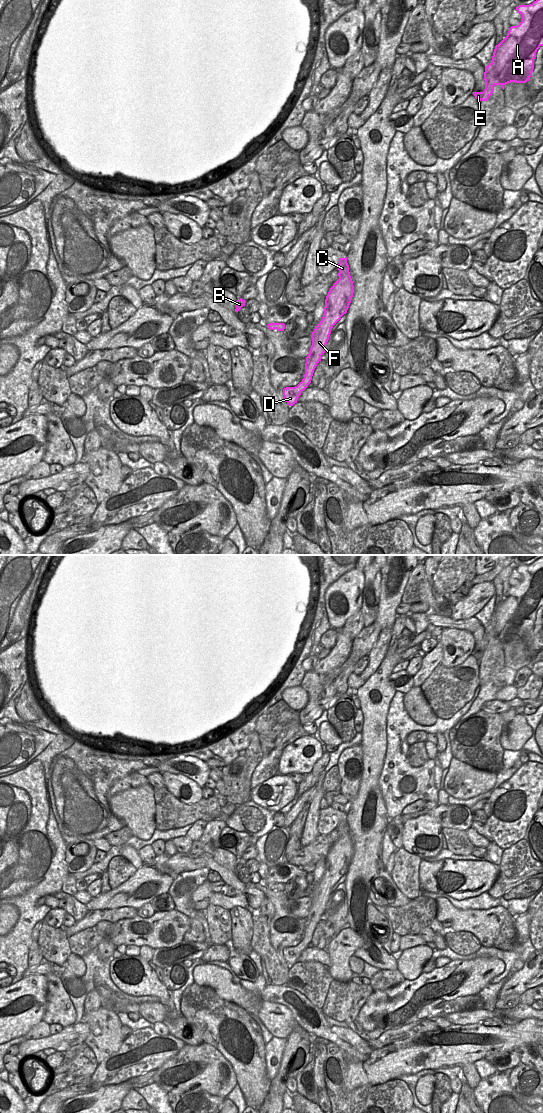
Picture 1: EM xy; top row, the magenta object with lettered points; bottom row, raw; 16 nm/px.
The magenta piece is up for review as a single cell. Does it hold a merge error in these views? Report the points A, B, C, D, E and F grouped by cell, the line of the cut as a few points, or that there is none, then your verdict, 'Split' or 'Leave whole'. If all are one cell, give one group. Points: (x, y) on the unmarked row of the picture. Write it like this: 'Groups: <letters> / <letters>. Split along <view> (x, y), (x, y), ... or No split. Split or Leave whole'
Groups: A B C D E F. No split. Leave whole

